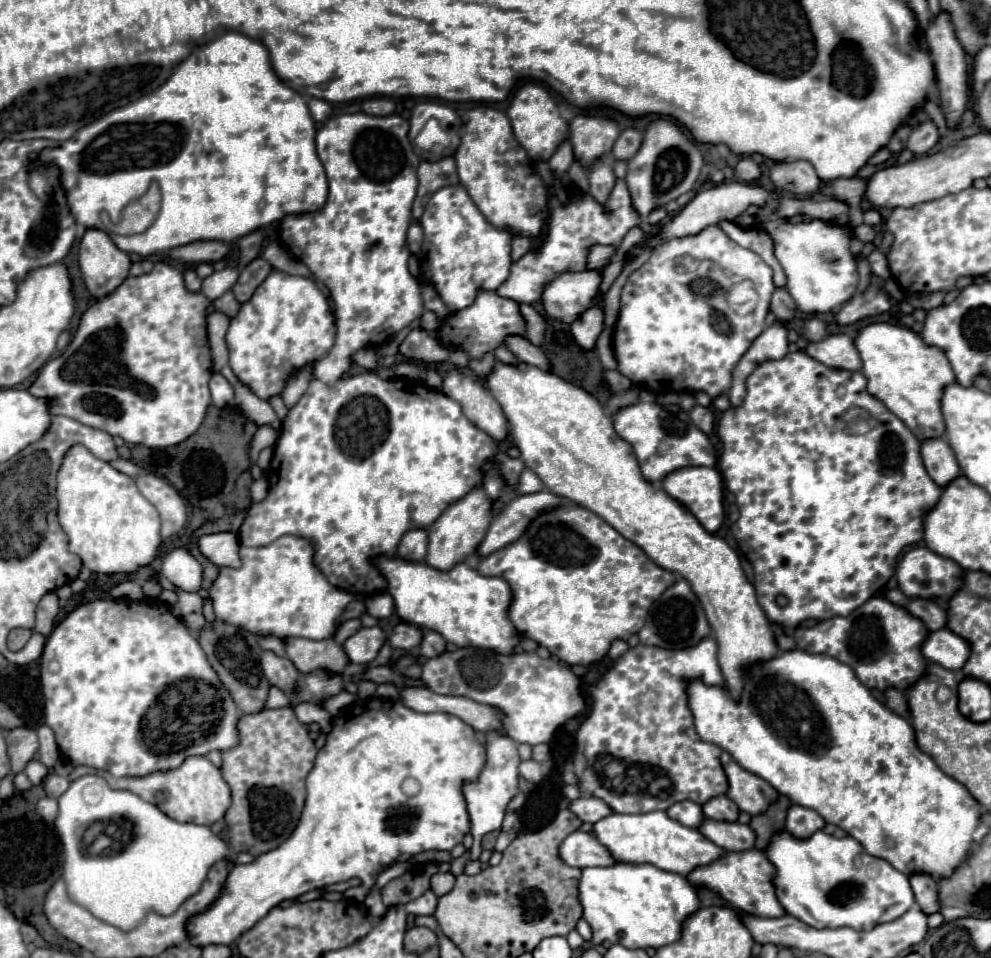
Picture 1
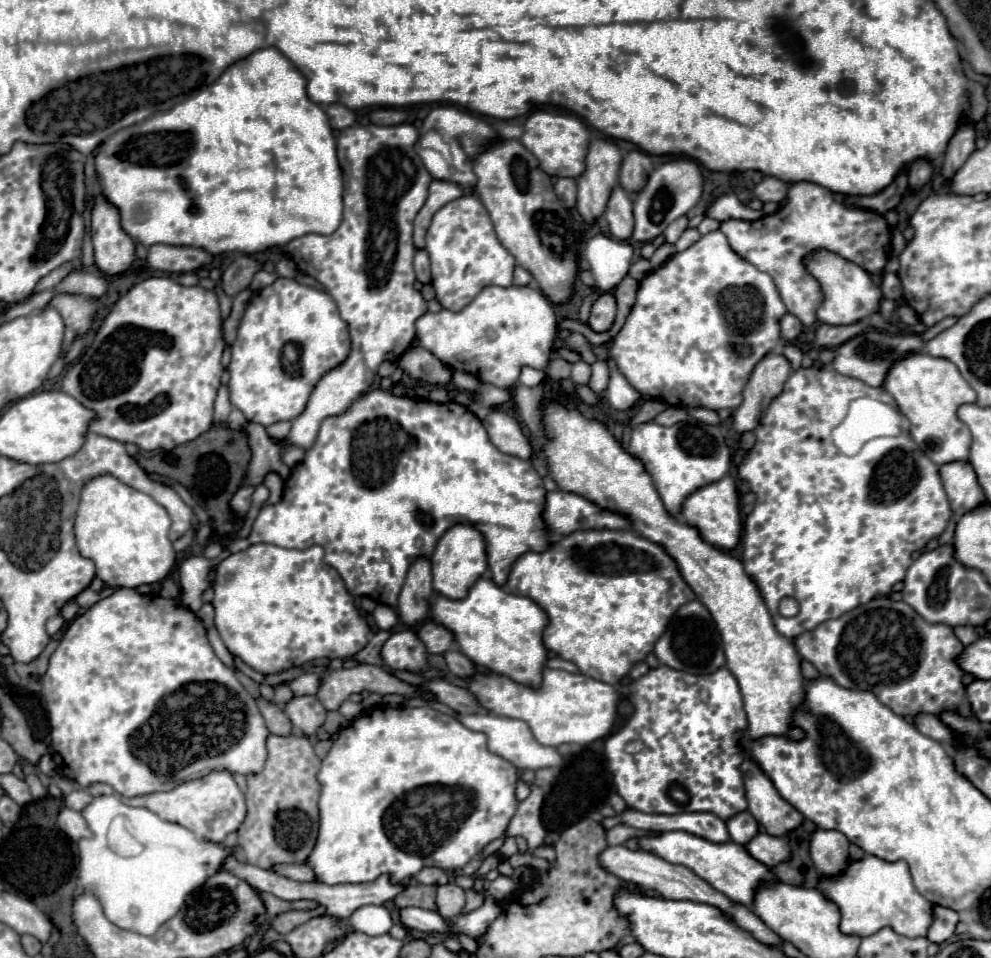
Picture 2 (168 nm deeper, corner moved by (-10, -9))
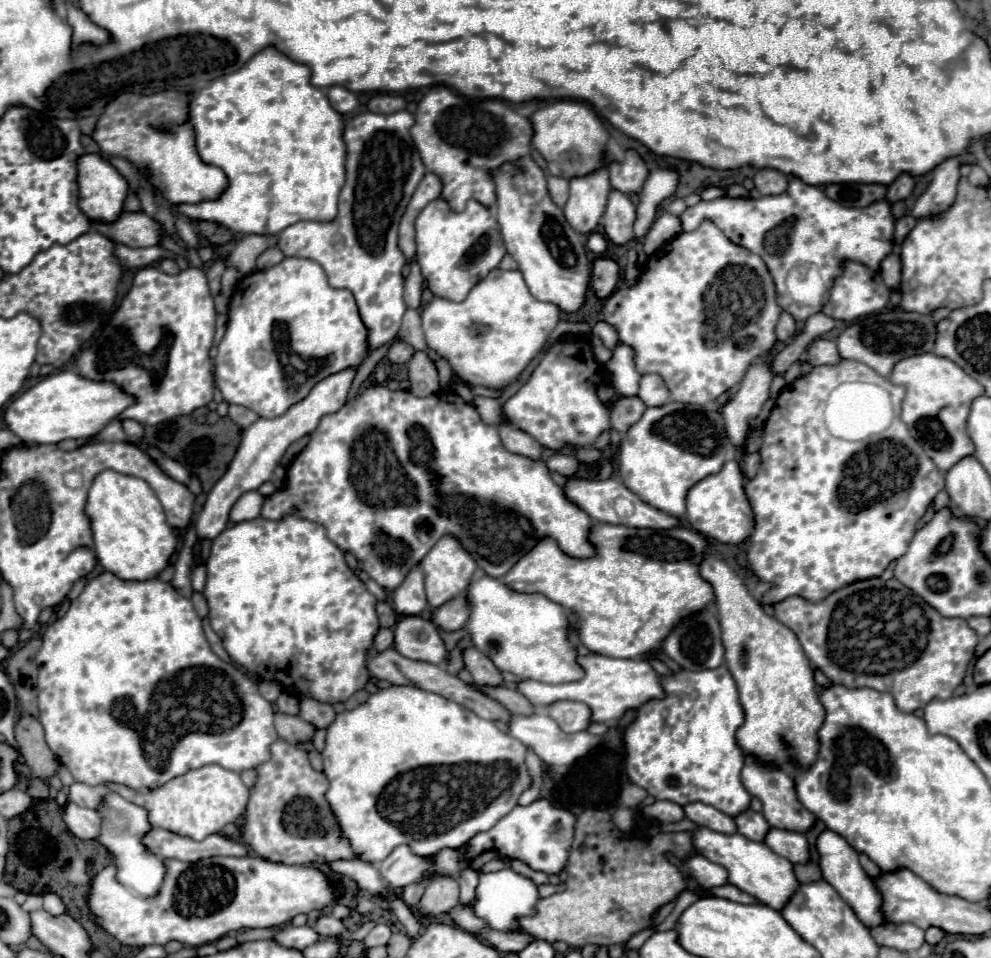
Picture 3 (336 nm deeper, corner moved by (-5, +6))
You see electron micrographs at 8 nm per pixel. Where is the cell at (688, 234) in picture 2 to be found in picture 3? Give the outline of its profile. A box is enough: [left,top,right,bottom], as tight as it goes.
[681,178,893,320]

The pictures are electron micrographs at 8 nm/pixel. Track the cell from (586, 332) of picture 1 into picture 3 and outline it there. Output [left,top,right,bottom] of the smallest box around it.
[591,258,621,300]

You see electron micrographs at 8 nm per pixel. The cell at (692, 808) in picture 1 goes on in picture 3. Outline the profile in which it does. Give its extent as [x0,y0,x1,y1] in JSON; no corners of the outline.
[683,802,737,834]

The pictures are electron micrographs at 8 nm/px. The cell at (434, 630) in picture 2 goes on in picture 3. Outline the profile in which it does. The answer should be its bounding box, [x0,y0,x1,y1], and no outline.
[431,596,469,632]

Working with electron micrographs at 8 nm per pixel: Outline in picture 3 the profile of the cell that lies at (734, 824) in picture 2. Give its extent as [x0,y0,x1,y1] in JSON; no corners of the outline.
[735,810,769,842]

